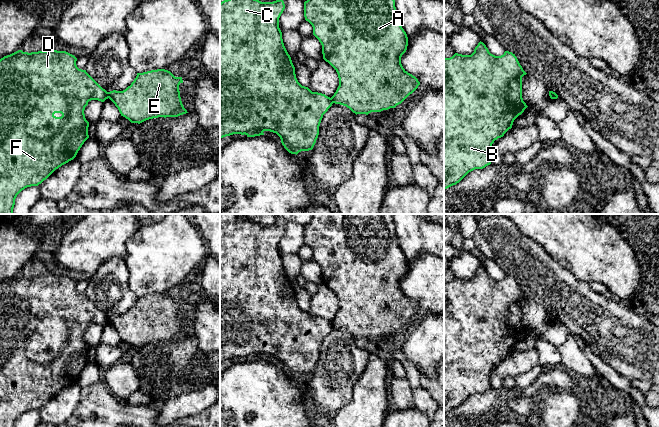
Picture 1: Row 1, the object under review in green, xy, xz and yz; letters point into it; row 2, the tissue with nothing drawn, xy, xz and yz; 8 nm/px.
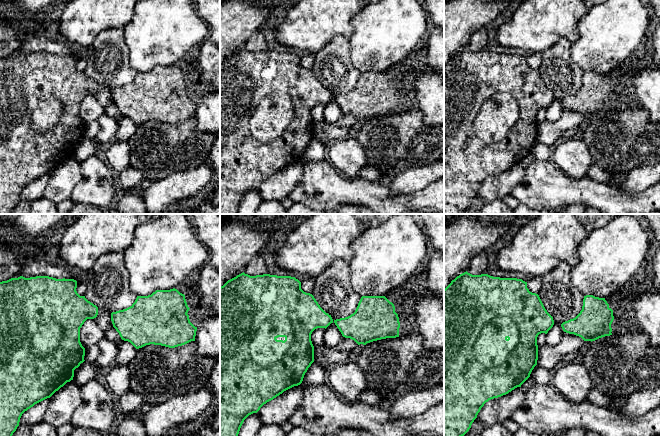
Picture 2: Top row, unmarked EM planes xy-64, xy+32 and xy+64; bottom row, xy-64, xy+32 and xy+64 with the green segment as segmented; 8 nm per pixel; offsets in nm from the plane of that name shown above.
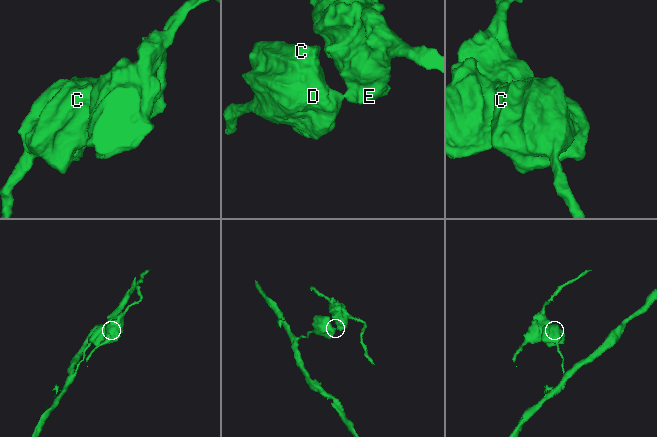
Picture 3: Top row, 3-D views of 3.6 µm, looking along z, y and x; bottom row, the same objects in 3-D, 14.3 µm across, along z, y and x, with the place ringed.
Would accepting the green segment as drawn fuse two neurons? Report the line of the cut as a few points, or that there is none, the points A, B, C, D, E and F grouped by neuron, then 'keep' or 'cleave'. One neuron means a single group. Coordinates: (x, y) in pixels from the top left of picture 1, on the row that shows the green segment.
cut in xy along (107, 92), (109, 97); A B E / C D F; cleave

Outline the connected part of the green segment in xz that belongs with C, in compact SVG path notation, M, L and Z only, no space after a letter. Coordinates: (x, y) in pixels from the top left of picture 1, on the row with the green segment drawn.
M224 0L220 3L220 138L233 134L255 137L270 131L280 137L289 153L297 155L313 149L323 115L333 101L298 82L279 28L279 18L284 9L283 0Z

